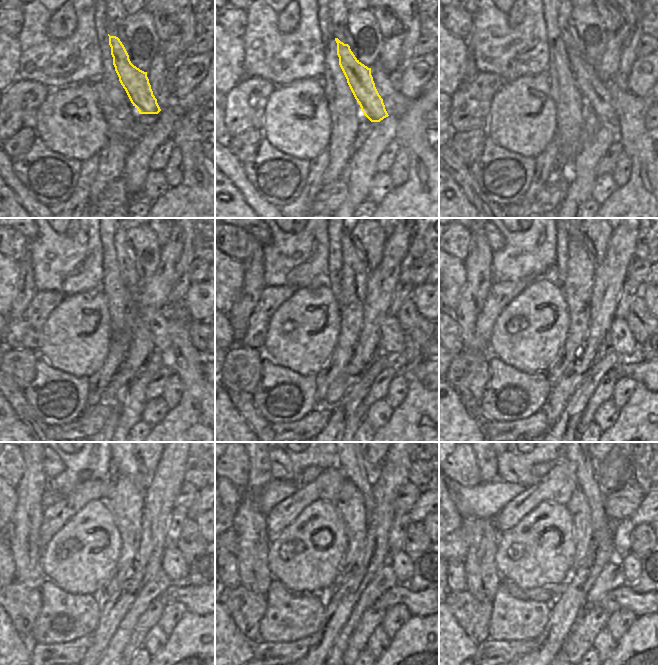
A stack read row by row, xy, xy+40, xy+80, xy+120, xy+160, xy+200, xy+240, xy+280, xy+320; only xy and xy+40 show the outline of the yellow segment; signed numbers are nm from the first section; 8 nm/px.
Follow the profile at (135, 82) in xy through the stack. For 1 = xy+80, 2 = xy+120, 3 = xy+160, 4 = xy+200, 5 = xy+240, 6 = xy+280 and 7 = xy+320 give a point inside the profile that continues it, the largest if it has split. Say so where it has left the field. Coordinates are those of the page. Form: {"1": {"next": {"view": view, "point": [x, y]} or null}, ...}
{"1": {"next": {"view": "xy+80", "point": [593, 90]}}, "2": {"next": {"view": "xy+120", "point": [155, 320]}}, "3": {"next": {"view": "xy+160", "point": [392, 335]}}, "4": {"next": {"view": "xy+200", "point": [622, 341]}}, "5": {"next": {"view": "xy+240", "point": [173, 563]}}, "6": {"next": {"view": "xy+280", "point": [402, 565]}}, "7": {"next": {"view": "xy+320", "point": [631, 565]}}}

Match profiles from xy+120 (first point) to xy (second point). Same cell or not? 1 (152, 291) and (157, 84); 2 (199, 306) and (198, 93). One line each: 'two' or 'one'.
1: two
2: two

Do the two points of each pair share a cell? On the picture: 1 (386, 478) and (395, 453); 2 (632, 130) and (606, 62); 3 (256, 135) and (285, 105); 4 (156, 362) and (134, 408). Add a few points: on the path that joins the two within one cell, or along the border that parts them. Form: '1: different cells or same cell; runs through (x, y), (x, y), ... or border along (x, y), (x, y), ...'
1: same cell; runs through (392, 472), (395, 469), (395, 459)
2: different cells; border along (613, 80), (603, 82)
3: different cells; border along (260, 129), (263, 135)
4: same cell; runs through (149, 373), (136, 389), (134, 397)

